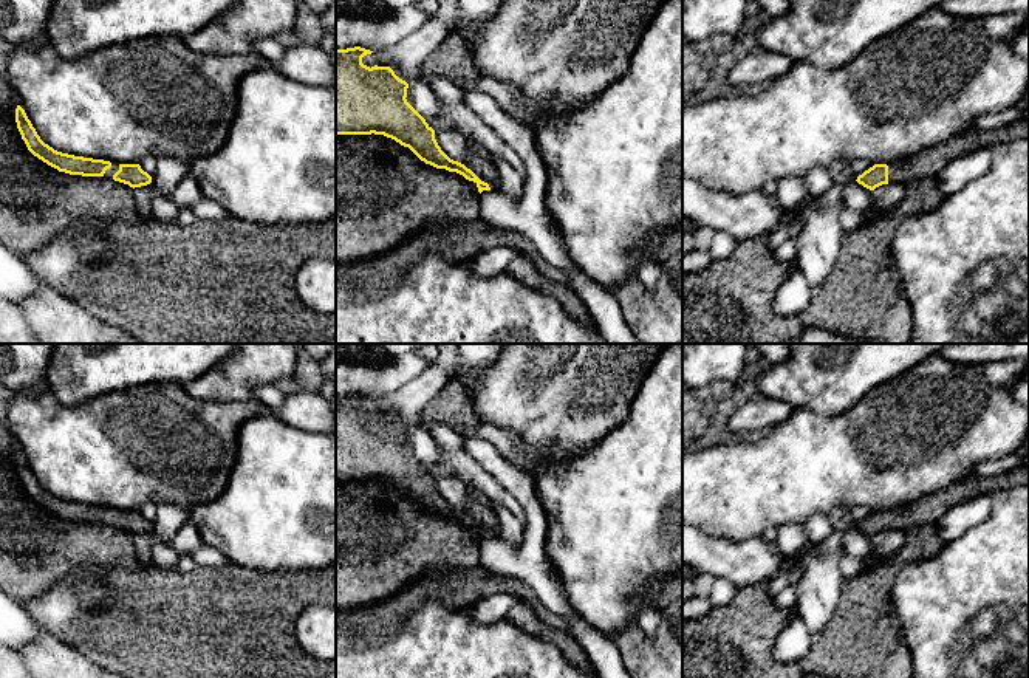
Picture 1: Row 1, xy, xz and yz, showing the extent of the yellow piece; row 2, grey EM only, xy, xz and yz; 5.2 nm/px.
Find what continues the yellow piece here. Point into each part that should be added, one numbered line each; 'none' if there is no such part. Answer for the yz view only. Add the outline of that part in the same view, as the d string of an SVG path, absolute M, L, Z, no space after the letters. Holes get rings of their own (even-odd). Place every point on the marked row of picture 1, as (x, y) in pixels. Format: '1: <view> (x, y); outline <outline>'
1: yz (929, 163); outline M1029 118L990 130L970 130L902 161L888 163L888 183L907 186L913 181L938 178L949 163L966 153L1027 138Z

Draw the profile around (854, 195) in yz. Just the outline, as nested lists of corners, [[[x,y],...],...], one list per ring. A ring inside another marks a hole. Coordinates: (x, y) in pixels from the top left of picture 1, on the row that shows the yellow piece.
[[[853,180],[848,184],[842,186],[842,203],[845,207],[863,214],[873,203],[873,190]]]

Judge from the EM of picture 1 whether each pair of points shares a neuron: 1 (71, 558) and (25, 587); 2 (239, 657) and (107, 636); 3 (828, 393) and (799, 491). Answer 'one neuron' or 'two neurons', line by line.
1: one neuron
2: one neuron
3: two neurons

